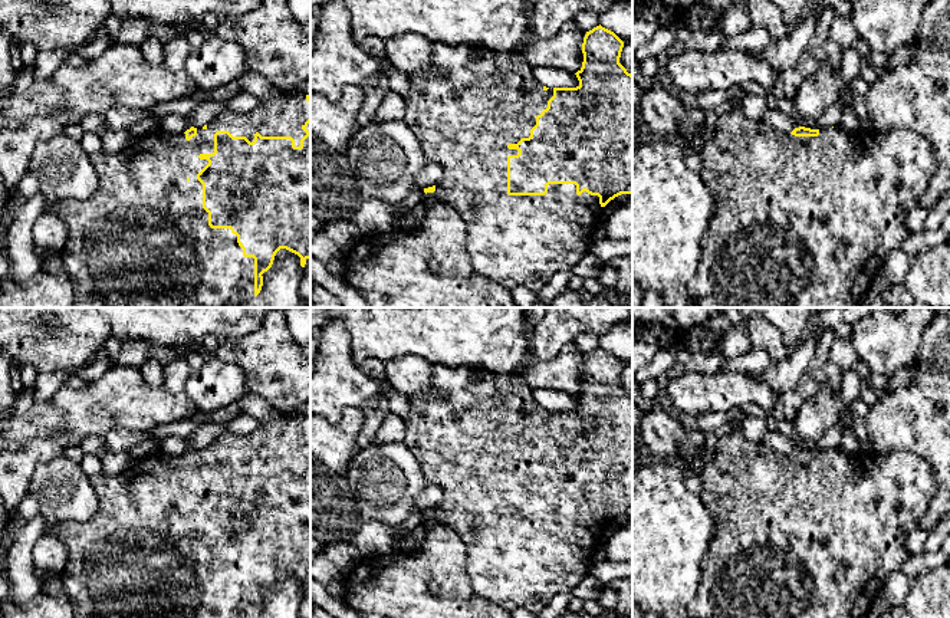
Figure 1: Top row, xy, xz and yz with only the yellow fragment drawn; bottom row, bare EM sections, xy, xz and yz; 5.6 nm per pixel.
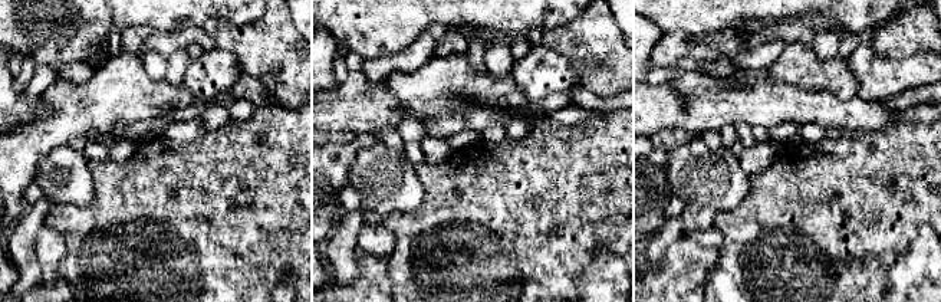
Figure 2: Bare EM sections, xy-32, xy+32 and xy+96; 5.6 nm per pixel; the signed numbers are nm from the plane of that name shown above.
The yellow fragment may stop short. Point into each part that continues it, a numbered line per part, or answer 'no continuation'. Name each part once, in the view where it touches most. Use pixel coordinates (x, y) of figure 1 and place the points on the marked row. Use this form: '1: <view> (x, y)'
1: xy (143, 240)

